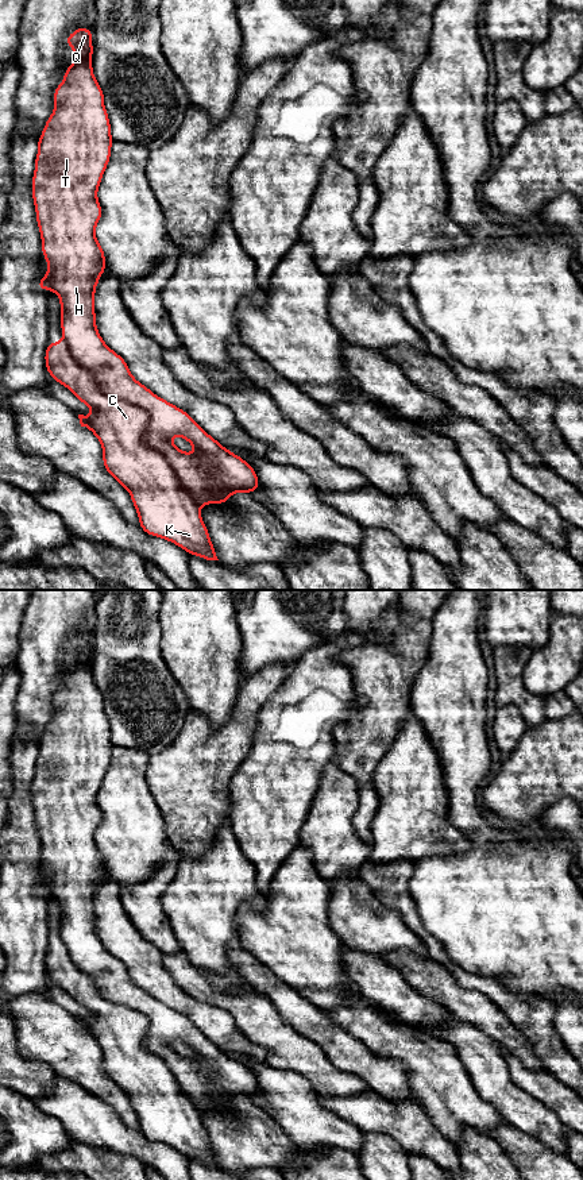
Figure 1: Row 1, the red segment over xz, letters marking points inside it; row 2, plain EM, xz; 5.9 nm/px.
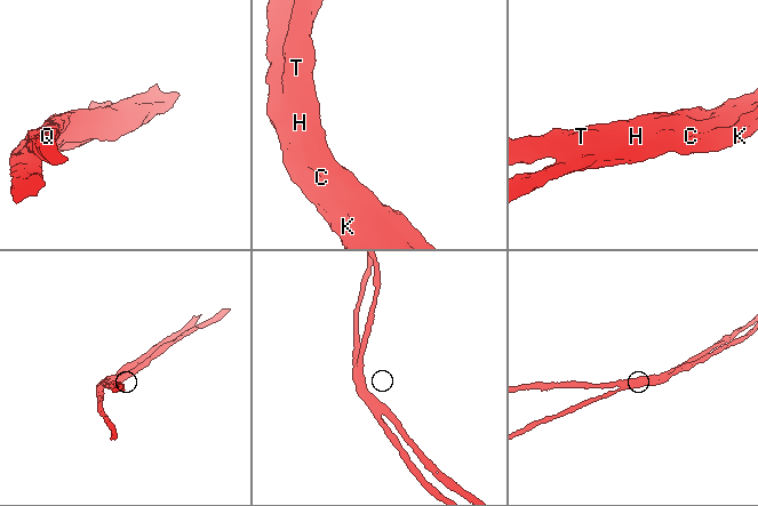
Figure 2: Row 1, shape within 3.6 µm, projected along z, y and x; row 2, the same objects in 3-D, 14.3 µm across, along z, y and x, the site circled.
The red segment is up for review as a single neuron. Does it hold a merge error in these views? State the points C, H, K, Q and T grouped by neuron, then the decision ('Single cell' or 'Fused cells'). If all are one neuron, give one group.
Groups: C K / H Q T. Fused cells

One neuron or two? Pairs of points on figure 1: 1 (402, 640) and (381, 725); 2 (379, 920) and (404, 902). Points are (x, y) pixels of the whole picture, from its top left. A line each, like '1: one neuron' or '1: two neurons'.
1: one neuron
2: two neurons

